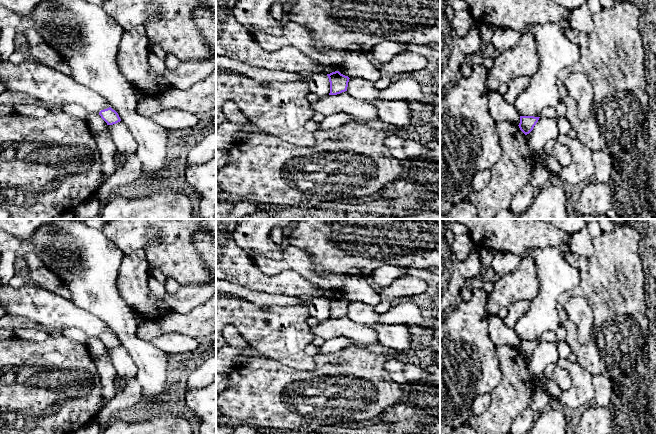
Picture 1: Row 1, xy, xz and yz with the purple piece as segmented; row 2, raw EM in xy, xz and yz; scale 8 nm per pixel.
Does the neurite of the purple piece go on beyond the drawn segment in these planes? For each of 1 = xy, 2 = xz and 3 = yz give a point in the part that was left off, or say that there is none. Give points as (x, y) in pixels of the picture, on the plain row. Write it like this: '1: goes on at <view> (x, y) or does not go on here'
1: does not go on here
2: does not go on here
3: does not go on here

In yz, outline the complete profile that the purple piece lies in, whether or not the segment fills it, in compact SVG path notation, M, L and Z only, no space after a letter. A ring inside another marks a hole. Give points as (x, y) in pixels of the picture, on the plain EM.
M520 340L520 347L519 352L520 354L525 358L529 358L536 347L538 346L540 341L534 341L534 340Z

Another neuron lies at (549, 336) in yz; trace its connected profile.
M555 330L545 331L541 336L541 340L546 341L546 342L555 342L556 341Z

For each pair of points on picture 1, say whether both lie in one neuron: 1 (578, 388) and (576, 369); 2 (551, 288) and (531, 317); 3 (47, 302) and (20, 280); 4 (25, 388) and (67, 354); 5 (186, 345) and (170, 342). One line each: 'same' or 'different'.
1: same
2: same
3: different
4: same
5: same

